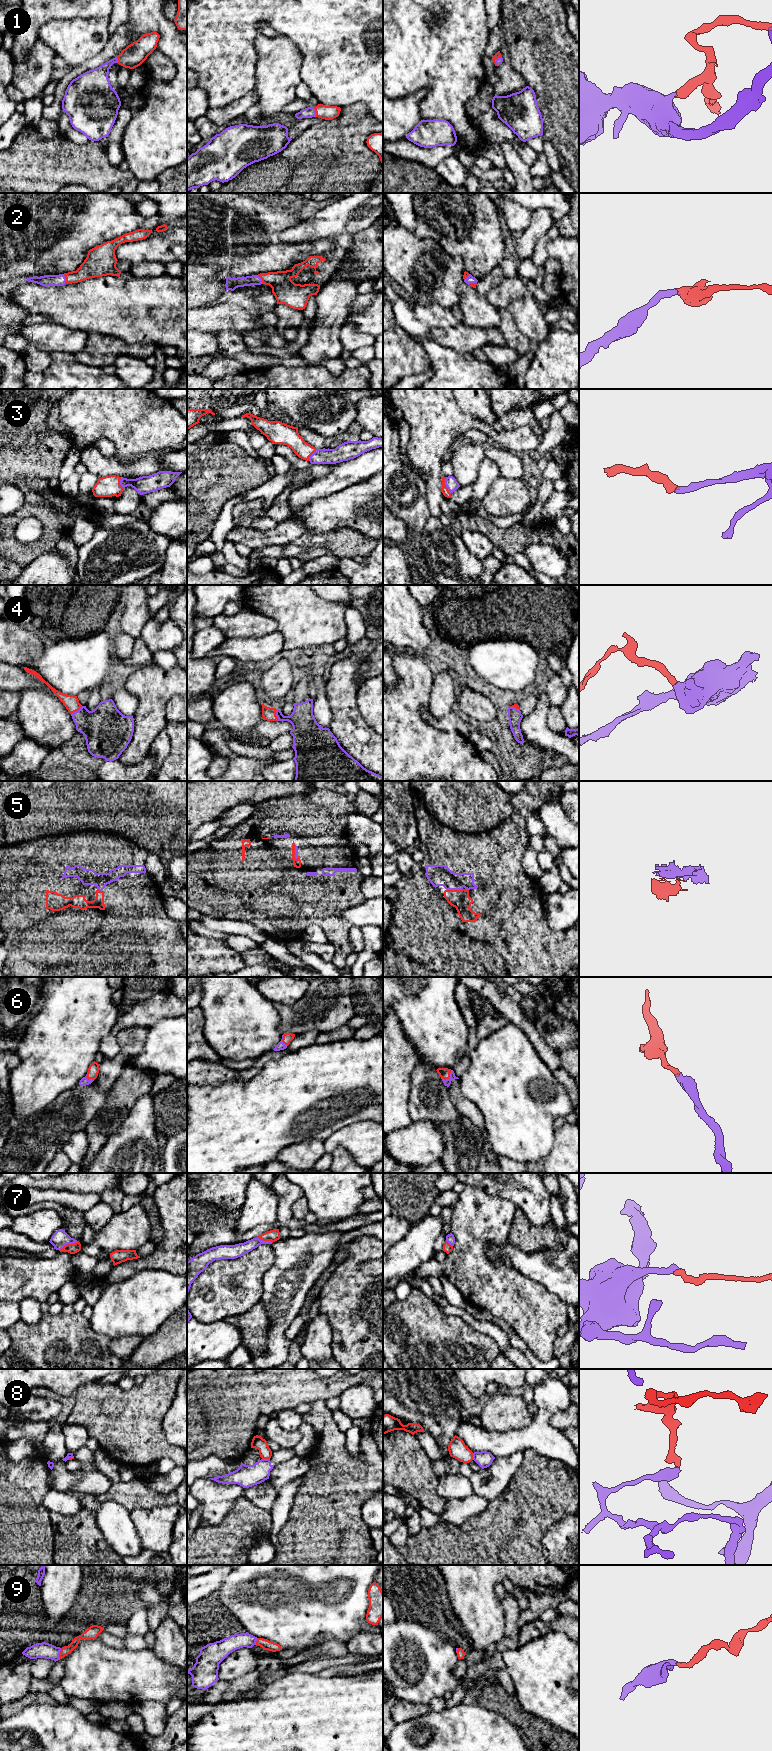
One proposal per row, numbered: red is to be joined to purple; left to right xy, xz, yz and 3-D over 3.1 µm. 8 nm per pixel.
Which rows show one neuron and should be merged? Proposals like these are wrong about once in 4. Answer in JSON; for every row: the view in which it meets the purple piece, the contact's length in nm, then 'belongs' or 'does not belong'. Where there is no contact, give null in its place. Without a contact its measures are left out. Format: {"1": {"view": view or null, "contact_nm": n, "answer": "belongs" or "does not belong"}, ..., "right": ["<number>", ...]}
{"1": {"view": "xz", "contact_nm": 90, "answer": "belongs"}, "2": {"view": "xy", "contact_nm": 90, "answer": "belongs"}, "3": {"view": "yz", "contact_nm": 140, "answer": "belongs"}, "4": {"view": "xy", "contact_nm": 120, "answer": "belongs"}, "5": {"view": "yz", "contact_nm": 140, "answer": "belongs"}, "6": {"view": "yz", "contact_nm": 110, "answer": "belongs"}, "7": {"view": "xy", "contact_nm": 170, "answer": "belongs"}, "8": {"view": "xz", "contact_nm": 60, "answer": "does not belong"}, "9": {"view": "xy", "contact_nm": 90, "answer": "belongs"}, "right": ["1", "2", "3", "4", "5", "6", "7", "9"]}

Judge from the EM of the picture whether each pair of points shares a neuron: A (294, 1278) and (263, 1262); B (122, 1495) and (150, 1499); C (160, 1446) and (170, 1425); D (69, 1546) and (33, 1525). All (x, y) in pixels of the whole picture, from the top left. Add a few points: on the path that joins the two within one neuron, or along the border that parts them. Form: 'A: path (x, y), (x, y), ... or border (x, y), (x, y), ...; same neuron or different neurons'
A: border (272, 1244), (274, 1263), (262, 1277), (262, 1288); different neurons
B: path (129, 1495), (143, 1497); same neuron
C: border (165, 1413), (162, 1430), (165, 1438), (176, 1446); different neurons
D: border (50, 1514), (54, 1554); different neurons

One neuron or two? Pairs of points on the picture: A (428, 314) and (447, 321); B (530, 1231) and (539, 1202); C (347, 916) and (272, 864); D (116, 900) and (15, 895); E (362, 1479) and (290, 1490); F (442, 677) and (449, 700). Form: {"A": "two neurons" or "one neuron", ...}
{"A": "one neuron", "B": "two neurons", "C": "two neurons", "D": "one neuron", "E": "two neurons", "F": "one neuron"}

